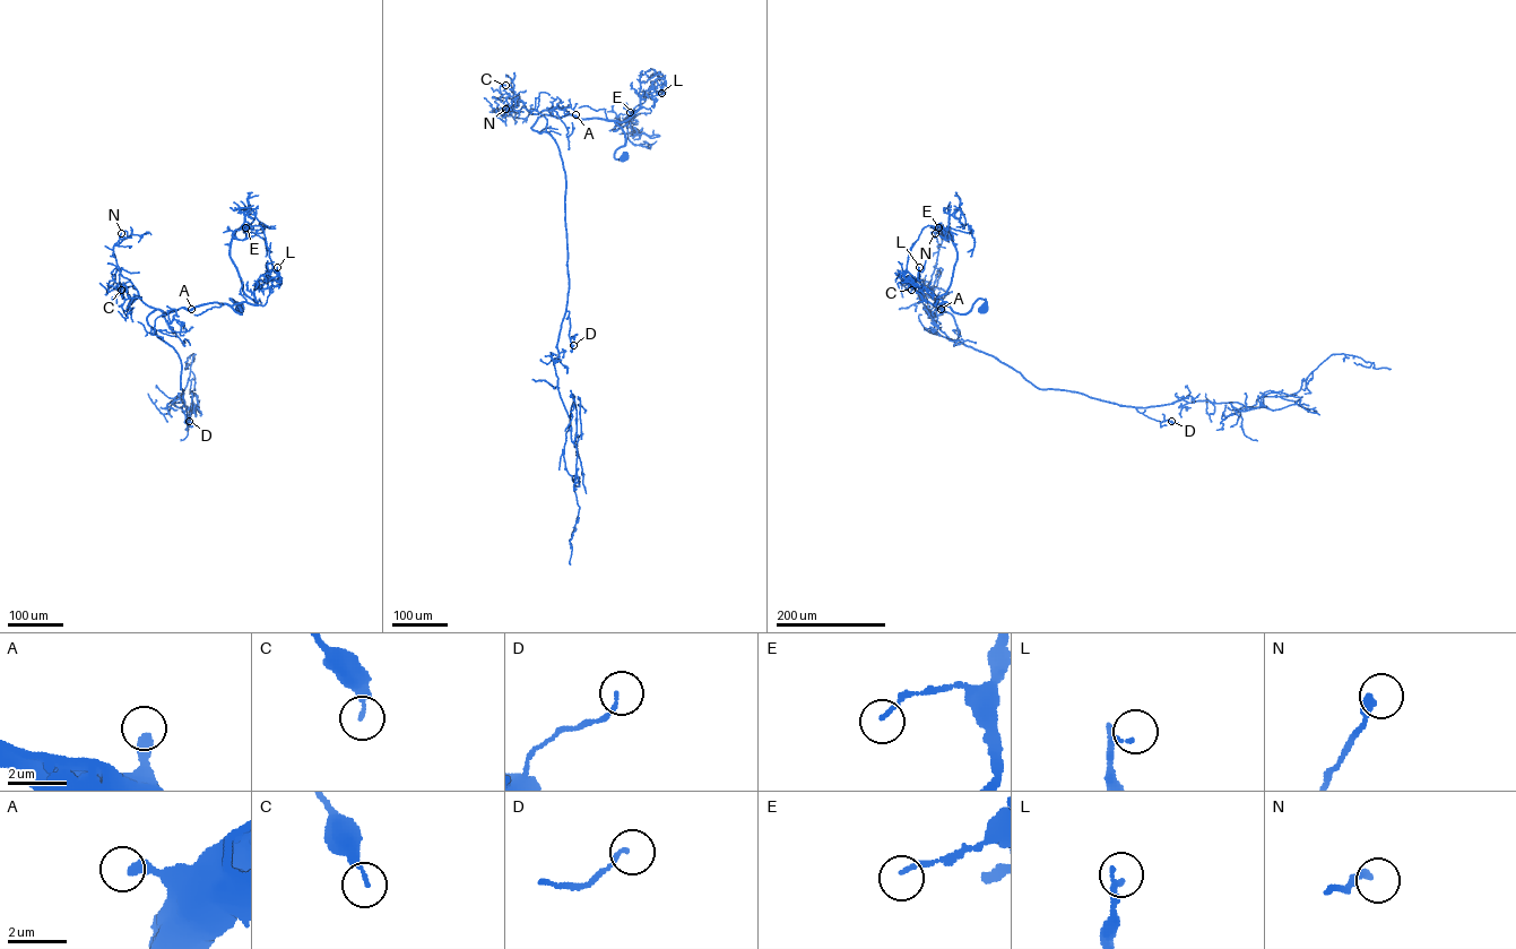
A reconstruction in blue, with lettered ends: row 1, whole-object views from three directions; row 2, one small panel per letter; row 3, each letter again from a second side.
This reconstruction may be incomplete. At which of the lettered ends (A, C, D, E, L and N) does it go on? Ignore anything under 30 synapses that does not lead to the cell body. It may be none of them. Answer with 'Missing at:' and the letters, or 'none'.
Missing at: none

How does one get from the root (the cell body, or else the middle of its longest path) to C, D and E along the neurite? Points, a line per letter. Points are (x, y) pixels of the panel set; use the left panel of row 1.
C: (242, 310), (230, 299), (241, 313), (208, 302), (164, 315), (146, 304), (130, 281), (115, 286), (121, 290)
D: (242, 310), (230, 299), (241, 313), (208, 302), (147, 317), (180, 359), (189, 421)
E: (242, 310), (230, 299), (241, 313), (231, 307), (258, 304), (243, 293), (230, 255), (235, 232), (245, 227)

